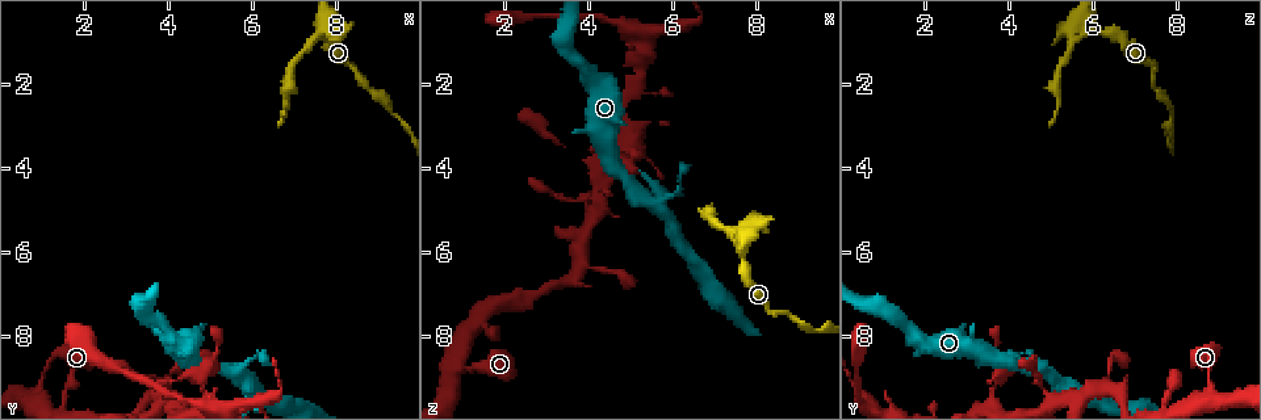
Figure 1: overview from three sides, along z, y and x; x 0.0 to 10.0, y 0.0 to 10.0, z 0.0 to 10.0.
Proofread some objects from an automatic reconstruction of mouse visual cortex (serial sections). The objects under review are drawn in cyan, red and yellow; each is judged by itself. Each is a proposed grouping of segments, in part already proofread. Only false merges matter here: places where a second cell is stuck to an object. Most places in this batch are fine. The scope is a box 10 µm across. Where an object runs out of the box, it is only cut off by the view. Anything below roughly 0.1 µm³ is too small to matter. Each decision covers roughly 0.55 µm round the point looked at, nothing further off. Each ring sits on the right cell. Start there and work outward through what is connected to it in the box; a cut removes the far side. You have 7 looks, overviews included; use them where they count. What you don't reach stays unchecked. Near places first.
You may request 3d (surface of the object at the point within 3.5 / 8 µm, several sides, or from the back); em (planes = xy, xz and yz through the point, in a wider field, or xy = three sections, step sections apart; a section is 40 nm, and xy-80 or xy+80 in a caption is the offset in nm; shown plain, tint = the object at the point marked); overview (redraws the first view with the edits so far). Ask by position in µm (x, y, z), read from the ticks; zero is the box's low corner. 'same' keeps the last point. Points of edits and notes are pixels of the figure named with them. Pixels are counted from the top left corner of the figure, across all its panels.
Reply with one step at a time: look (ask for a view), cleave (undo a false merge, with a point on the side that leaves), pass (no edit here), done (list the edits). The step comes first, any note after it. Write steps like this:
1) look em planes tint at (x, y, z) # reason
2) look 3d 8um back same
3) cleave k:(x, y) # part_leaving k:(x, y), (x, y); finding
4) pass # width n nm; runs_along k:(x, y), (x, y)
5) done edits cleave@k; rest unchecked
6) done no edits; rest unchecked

look 3d 3.5um at (3.80, 9.25, 6.50) # sharp bend

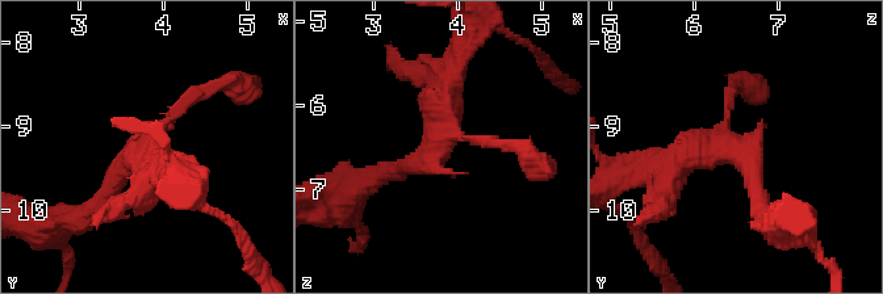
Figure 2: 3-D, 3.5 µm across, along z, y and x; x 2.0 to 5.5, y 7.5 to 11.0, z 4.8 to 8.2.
look em xy step 5 tint at (3.75, 9.30, 6.45) # shape alone is not enough

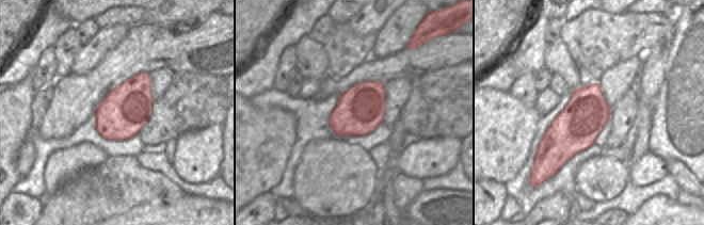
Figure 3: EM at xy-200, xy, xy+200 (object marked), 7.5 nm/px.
pass # runs_along 2:(381, 173), (438, 147), (459, 63); all the same cell

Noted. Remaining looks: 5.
look 3d 3.5um at (5.95, 9.05, 5.20) # a narrow waist

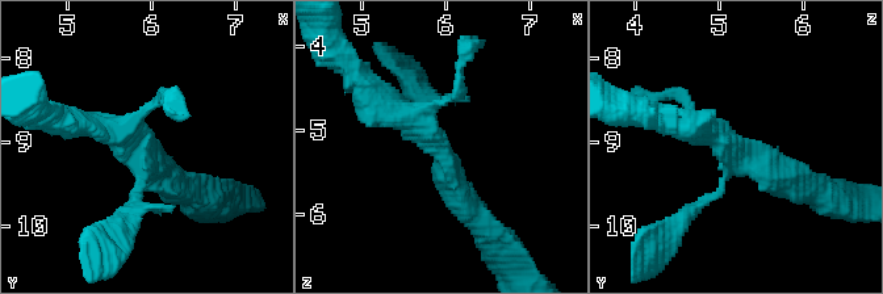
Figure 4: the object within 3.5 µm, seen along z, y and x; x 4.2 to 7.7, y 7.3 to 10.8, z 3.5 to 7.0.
look em xy step 5 plain at (5.95, 9.10, 5.25) # arms 3; arm_widths 150, 300, 350 nm; need the tissue

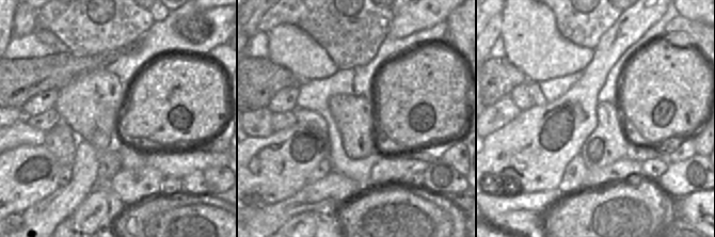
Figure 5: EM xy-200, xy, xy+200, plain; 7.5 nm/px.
look em xy step 5 tint same

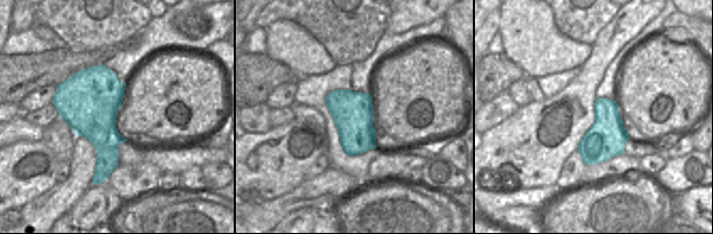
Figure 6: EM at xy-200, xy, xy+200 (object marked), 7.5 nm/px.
pass # runs_along 4:(375, 97), (439, 148), (476, 215); all the same cell

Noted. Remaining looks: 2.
look 3d 8um at (4.80, 9.05, 3.80) # calibre changes

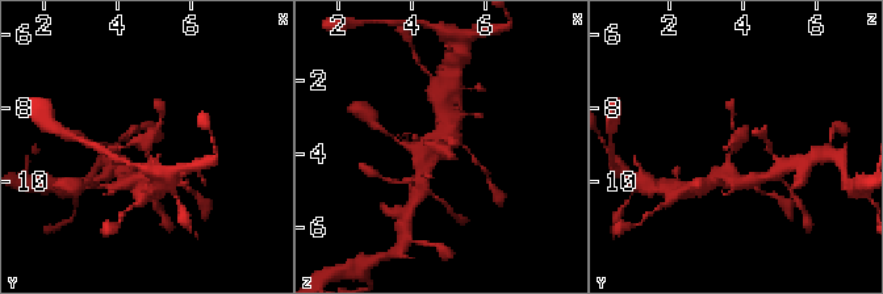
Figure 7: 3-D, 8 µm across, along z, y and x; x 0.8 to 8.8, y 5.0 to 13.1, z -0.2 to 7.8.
look em xy step 5 tint same

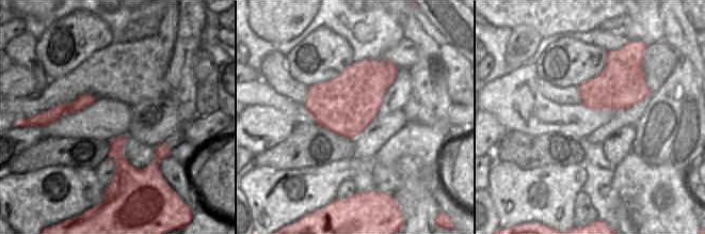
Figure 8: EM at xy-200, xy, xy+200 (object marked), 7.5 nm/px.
pass # runs_along 7:(146, 179), (153, 171), (146, 143), (162, 113); one cell here

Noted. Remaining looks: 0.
done no edits; rest unchecked

